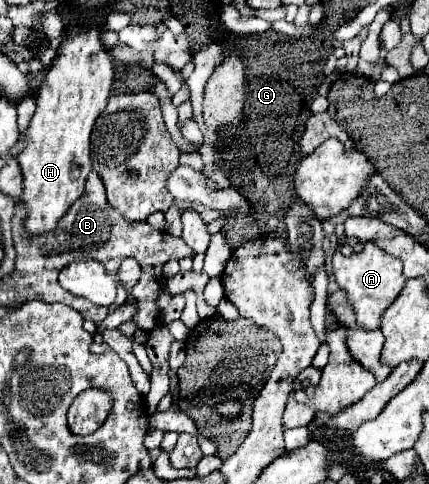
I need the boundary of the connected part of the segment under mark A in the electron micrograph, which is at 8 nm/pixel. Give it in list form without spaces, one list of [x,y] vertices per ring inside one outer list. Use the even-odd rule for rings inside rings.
[[[372,242],[364,244],[360,252],[354,252],[350,256],[344,256],[340,252],[332,258],[332,272],[336,284],[346,292],[348,304],[354,308],[356,322],[364,330],[378,330],[380,328],[380,316],[382,312],[398,298],[402,292],[406,278],[402,274],[402,262],[398,258],[388,256]]]

